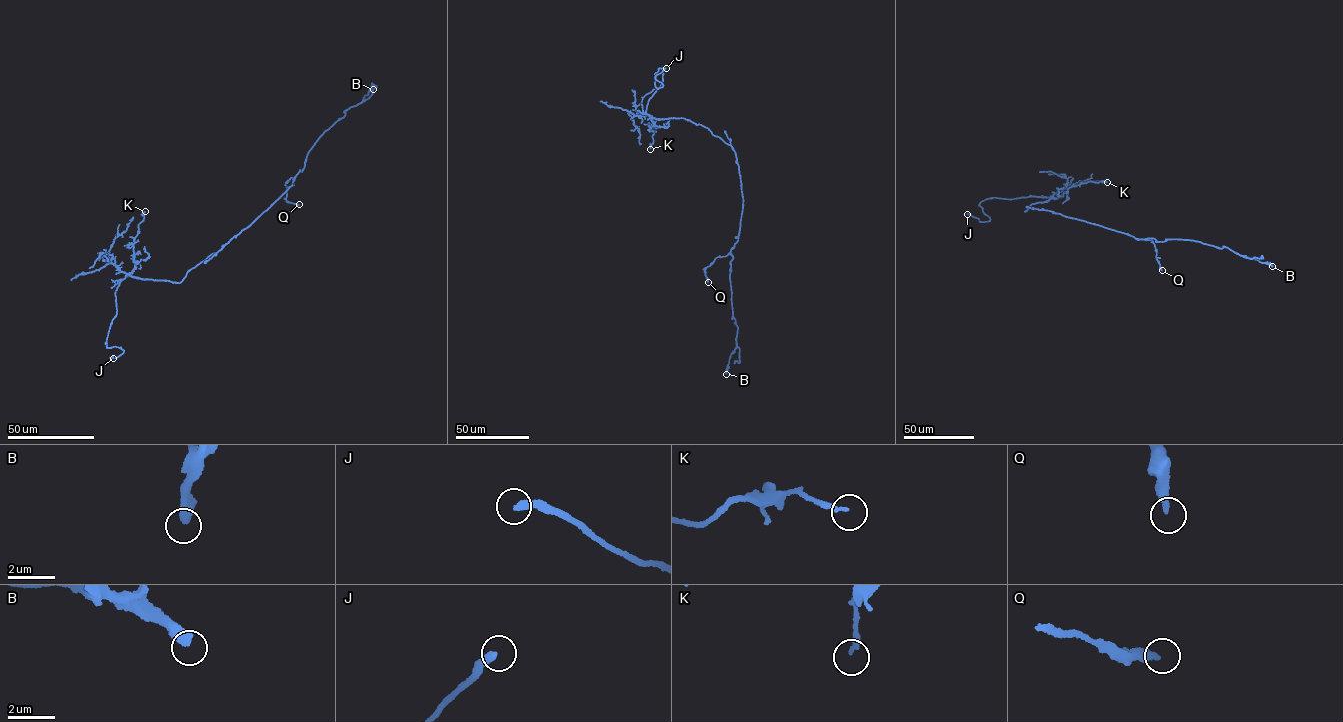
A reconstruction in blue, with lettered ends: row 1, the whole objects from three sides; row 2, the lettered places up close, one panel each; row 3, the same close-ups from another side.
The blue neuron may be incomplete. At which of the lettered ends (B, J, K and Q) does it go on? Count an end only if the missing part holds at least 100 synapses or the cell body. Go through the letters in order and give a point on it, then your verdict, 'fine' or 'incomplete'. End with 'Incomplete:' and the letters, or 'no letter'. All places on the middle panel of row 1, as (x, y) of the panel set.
B: (726, 374) | fine
J: (666, 68) | incomplete
K: (650, 149) | fine
Q: (708, 282) | fine
Incomplete: J

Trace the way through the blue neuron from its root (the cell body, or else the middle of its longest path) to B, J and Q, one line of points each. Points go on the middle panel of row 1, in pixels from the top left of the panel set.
B: (737, 159), (743, 206), (738, 240), (731, 250), (729, 279), (738, 330), (726, 374)
J: (737, 159), (706, 127), (646, 112), (662, 82), (662, 68), (655, 73), (659, 88), (655, 76), (666, 68)
Q: (737, 159), (743, 199), (738, 240), (729, 253), (716, 257), (706, 267), (708, 282)

